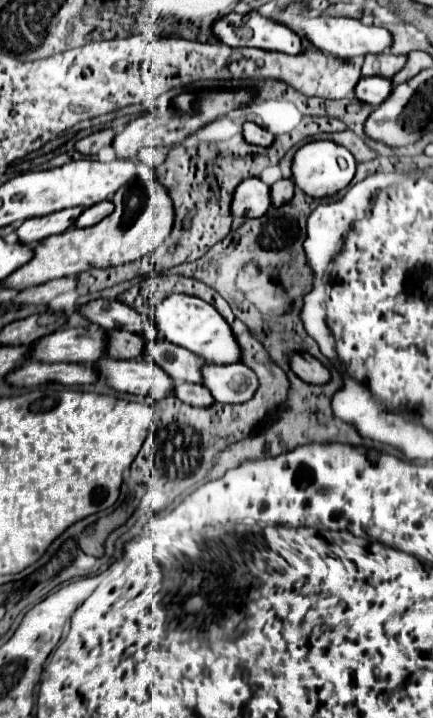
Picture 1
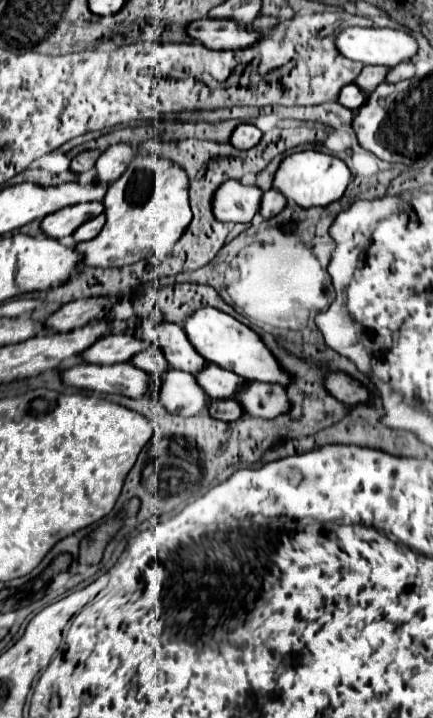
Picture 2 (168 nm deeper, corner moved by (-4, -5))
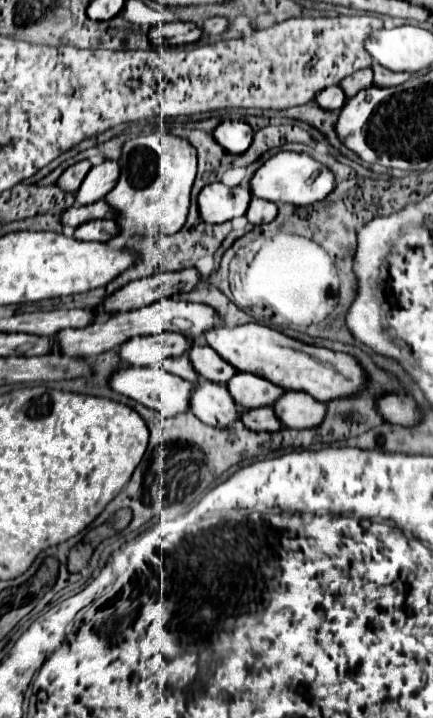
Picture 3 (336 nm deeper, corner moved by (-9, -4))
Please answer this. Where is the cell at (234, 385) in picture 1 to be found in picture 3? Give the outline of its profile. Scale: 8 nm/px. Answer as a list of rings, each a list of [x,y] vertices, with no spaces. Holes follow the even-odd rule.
[[[286,390],[272,404],[272,410],[274,410],[276,418],[282,422],[282,426],[302,430],[302,428],[318,426],[324,418],[326,406],[322,402],[314,400],[310,394]]]

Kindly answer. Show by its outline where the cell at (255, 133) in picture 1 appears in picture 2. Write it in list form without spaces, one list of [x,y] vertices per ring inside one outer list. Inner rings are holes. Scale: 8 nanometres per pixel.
[[[241,123],[233,129],[231,133],[231,139],[229,143],[235,147],[235,149],[249,149],[253,145],[257,145],[257,141],[261,139],[261,131],[255,127],[255,125],[249,125],[249,123]]]

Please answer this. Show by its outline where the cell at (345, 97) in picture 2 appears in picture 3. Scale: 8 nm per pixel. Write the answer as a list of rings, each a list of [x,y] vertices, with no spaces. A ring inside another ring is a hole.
[[[330,86],[328,90],[322,90],[316,100],[326,110],[340,110],[346,104],[346,94],[340,90],[340,86]]]

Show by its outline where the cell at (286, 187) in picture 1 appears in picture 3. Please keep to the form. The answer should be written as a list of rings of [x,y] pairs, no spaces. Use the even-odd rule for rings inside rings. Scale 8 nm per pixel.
[[[252,198],[246,218],[252,224],[264,224],[264,222],[272,222],[276,218],[276,214],[278,214],[278,206],[274,202],[264,202],[260,198]]]

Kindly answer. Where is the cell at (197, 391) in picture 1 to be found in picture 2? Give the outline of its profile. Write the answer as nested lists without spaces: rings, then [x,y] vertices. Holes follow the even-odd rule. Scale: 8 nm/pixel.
[[[233,399],[211,401],[209,415],[213,415],[215,419],[221,419],[221,421],[235,421],[235,419],[239,419],[243,415],[243,407],[233,403]]]

